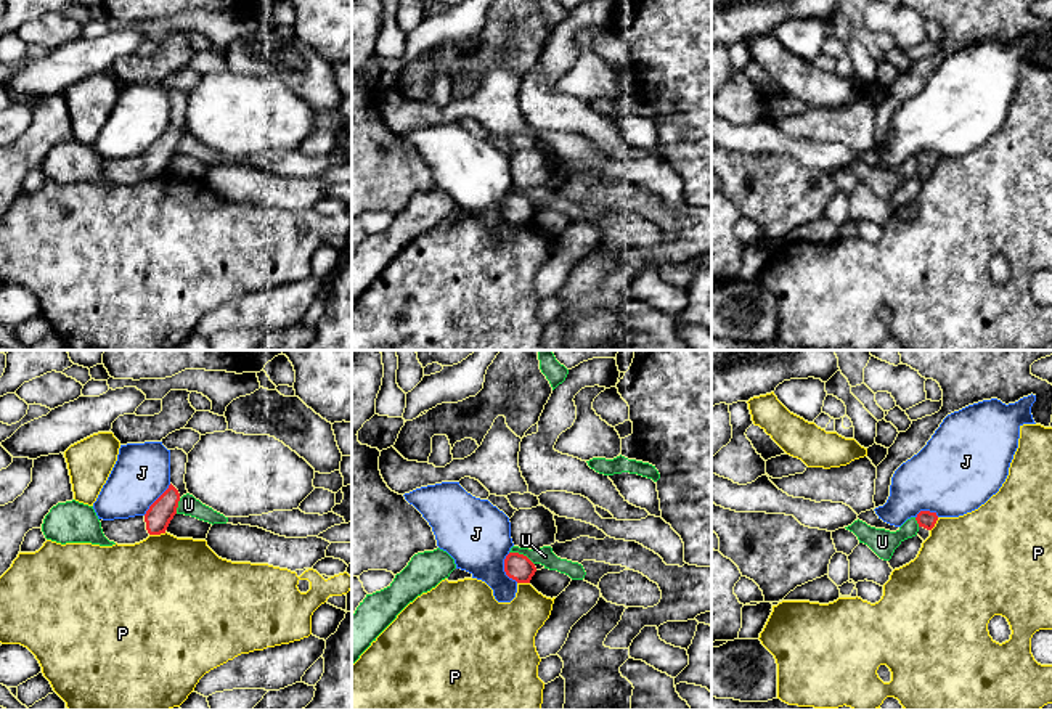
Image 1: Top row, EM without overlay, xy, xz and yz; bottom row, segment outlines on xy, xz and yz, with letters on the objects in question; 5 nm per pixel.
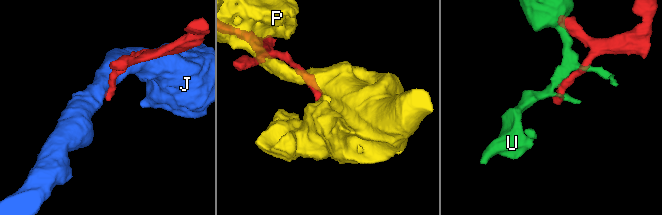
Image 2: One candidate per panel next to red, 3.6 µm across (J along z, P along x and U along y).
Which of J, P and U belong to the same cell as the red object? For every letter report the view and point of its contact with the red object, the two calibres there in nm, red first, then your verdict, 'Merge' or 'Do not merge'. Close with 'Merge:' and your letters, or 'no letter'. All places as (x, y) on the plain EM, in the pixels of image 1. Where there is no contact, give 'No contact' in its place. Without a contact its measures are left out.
J: Touches red at xz (505, 209). Thickness 140 nm (red) against 340 nm. Do not merge
P: Touches red at xy (158, 174). Thickness 130 nm (red) against 480 nm. Do not merge
U: Touches red at xz (522, 195). Thickness 140 nm (red) against 90 nm. Do not merge
Merge: no letter

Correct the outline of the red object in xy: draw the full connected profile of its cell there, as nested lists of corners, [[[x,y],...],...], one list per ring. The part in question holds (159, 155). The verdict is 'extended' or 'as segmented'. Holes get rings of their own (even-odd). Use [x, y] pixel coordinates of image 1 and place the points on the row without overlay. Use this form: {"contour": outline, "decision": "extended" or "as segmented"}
{"contour": [[[170,124],[169,129],[149,146],[145,154],[146,170],[149,175],[165,173],[170,161],[177,154],[178,141],[180,133]]], "decision": "as segmented"}

